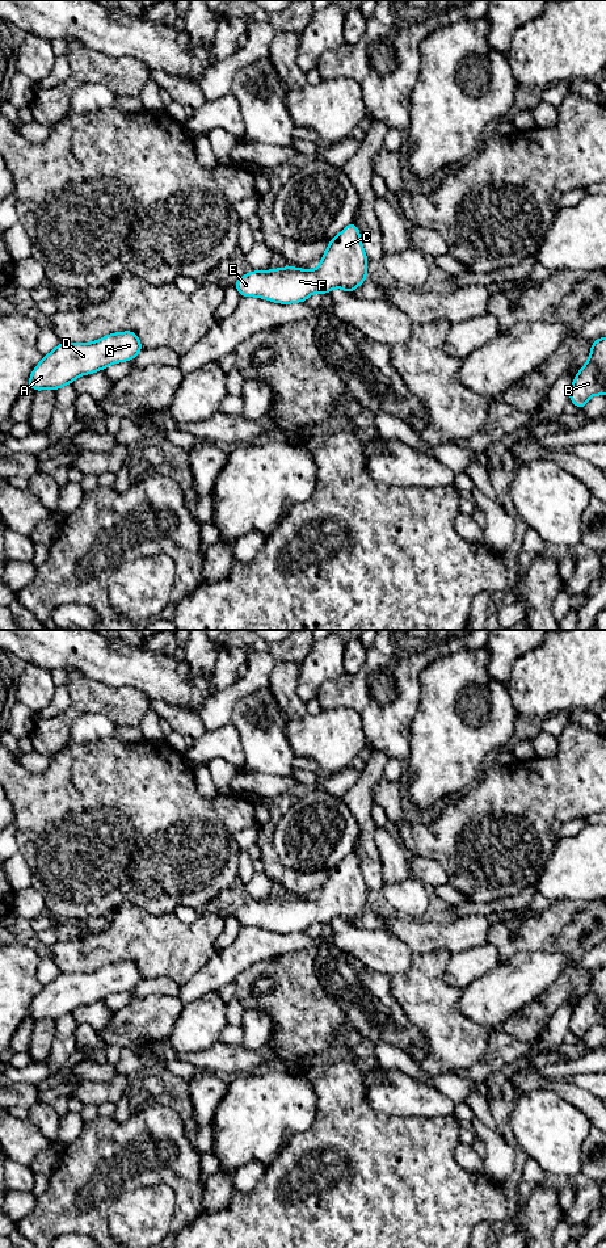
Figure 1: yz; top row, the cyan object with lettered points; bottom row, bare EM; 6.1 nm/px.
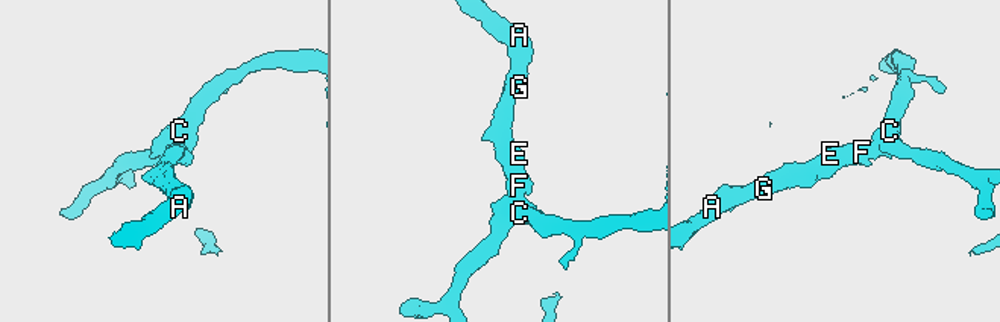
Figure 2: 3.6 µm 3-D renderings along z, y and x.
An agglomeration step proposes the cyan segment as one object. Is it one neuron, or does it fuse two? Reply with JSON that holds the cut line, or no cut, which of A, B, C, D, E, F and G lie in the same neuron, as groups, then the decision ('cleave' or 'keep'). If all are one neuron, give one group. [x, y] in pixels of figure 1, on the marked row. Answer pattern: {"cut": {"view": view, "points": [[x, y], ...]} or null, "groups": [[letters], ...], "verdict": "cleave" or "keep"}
{"cut": null, "groups": [["A", "B", "C", "D", "E", "F", "G"]], "verdict": "keep"}

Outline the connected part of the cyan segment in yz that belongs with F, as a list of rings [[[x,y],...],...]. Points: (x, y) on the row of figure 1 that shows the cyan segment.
[[[353,222],[329,240],[316,270],[295,266],[251,270],[233,286],[240,297],[257,297],[282,304],[304,303],[311,294],[324,295],[334,287],[352,294],[367,278],[367,261],[359,230]]]

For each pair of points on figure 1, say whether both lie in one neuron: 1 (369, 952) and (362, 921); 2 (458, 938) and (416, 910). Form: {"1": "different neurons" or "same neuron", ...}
{"1": "different neurons", "2": "different neurons"}

